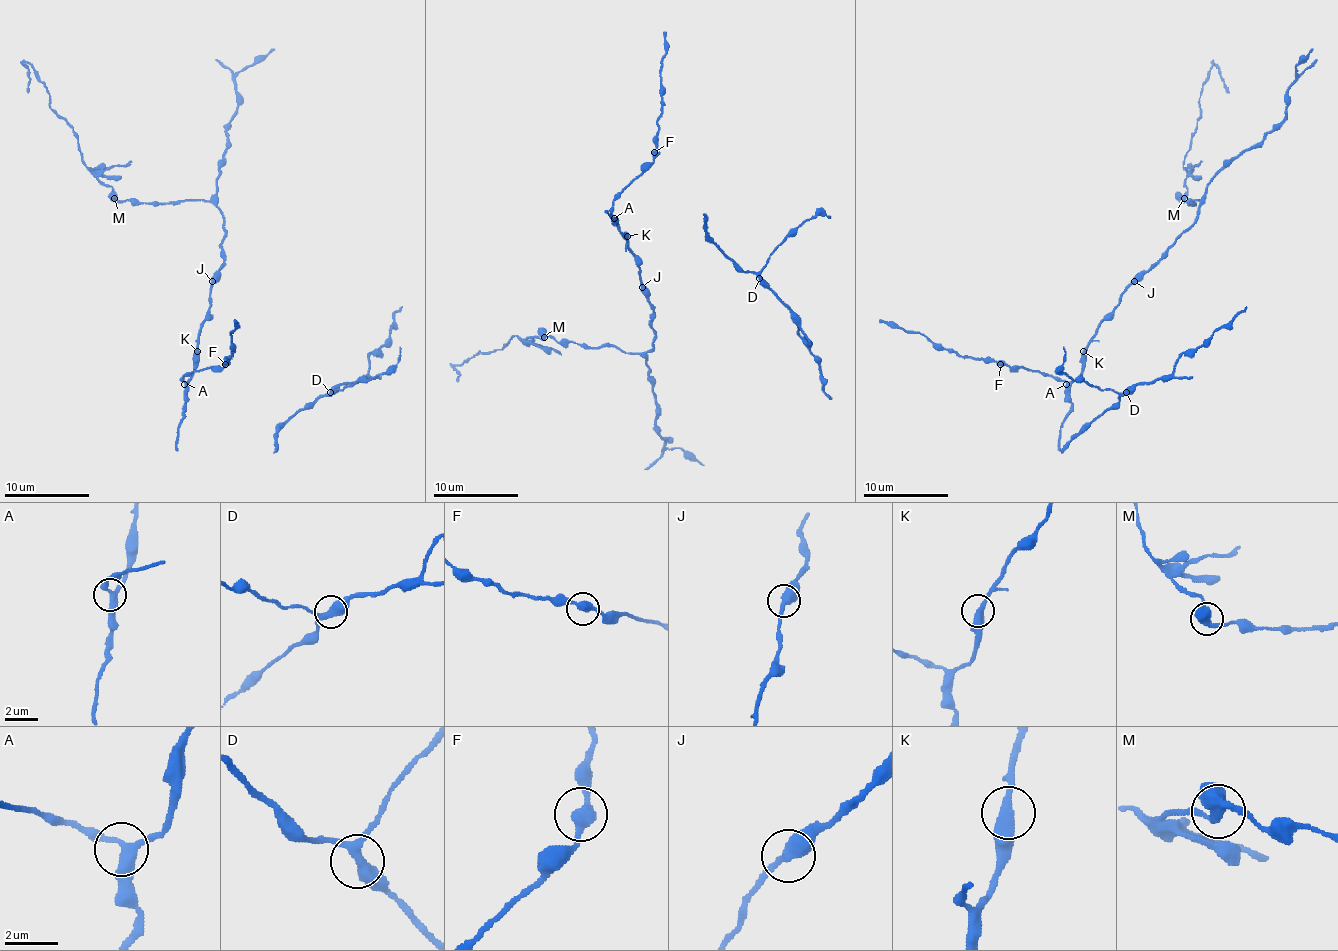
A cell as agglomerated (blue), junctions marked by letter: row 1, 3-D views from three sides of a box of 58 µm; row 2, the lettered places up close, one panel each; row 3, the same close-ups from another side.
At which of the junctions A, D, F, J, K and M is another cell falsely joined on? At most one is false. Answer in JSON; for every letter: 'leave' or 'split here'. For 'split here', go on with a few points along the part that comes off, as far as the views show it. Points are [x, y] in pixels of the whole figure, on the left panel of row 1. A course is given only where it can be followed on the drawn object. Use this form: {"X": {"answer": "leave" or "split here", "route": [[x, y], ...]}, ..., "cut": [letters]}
{"A": {"answer": "leave"}, "D": {"answer": "leave"}, "F": {"answer": "leave"}, "J": {"answer": "leave"}, "K": {"answer": "leave"}, "M": {"answer": "split here", "route": [[114, 198], [112, 189], [90, 172], [73, 129], [50, 106], [48, 86], [28, 63], [28, 93]]}, "cut": ["M"]}

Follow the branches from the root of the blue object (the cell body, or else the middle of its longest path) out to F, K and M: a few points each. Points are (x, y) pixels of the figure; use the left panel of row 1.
F: (208, 315), (199, 328), (193, 375), (186, 381), (182, 379), (195, 371), (225, 364)
K: (208, 315), (199, 328), (197, 351)
M: (208, 315), (210, 283), (223, 262), (223, 213), (210, 202), (201, 200), (137, 202), (114, 198)

